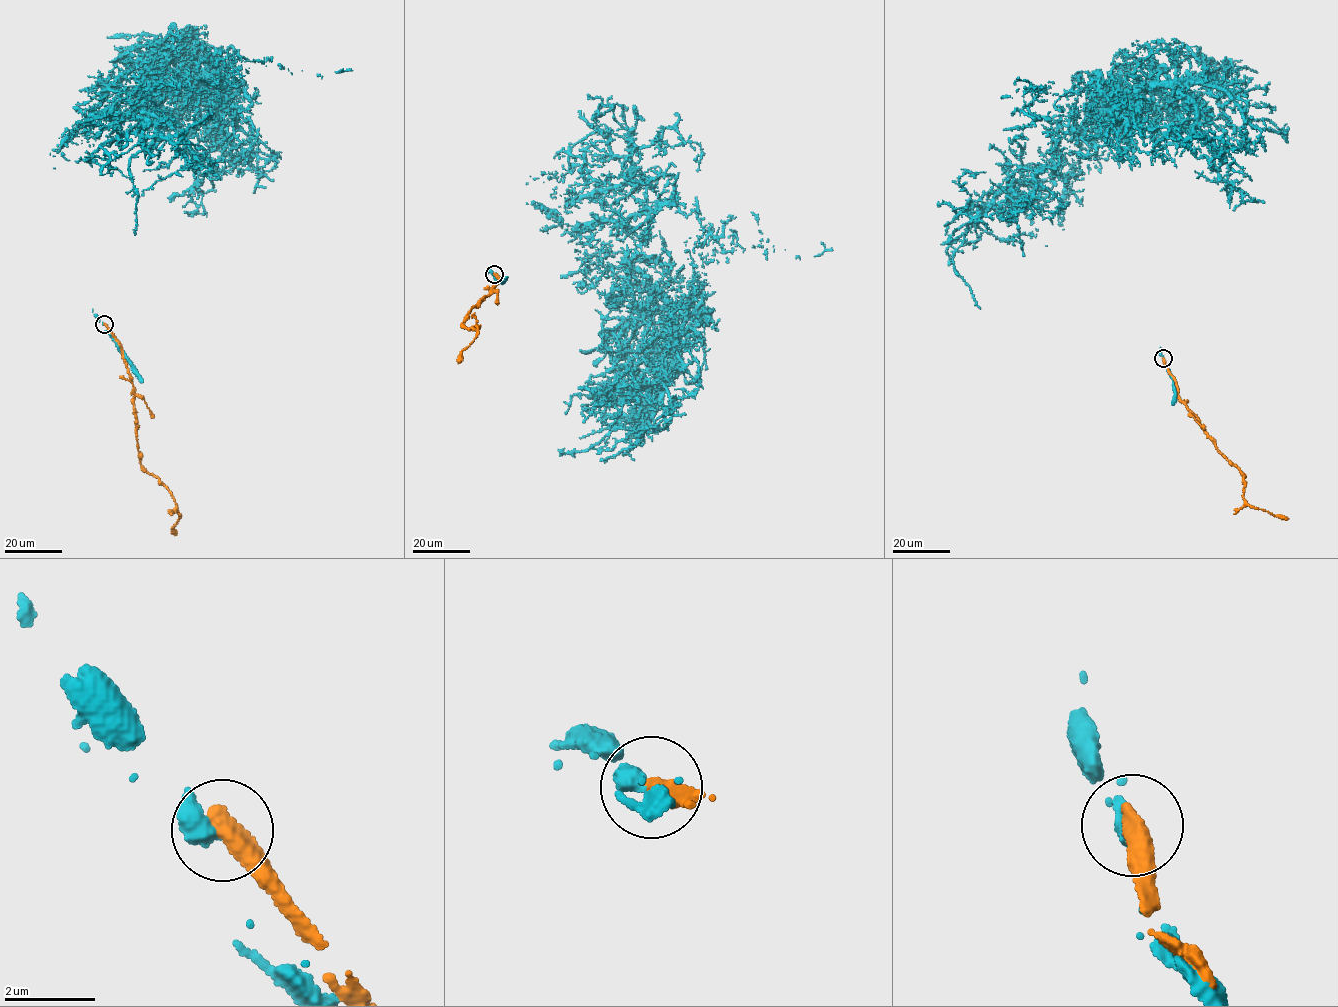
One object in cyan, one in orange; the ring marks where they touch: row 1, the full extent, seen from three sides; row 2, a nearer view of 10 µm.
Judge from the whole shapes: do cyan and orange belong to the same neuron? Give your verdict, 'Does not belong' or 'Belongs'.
Does not belong

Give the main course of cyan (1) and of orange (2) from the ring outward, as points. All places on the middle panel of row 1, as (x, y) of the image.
1: (493, 273), (598, 405), (676, 364), (619, 339), (650, 289), (618, 222), (676, 176), (595, 190), (821, 242)
2: (493, 273), (497, 283), (473, 306), (462, 324), (475, 329), (479, 326), (458, 363)

